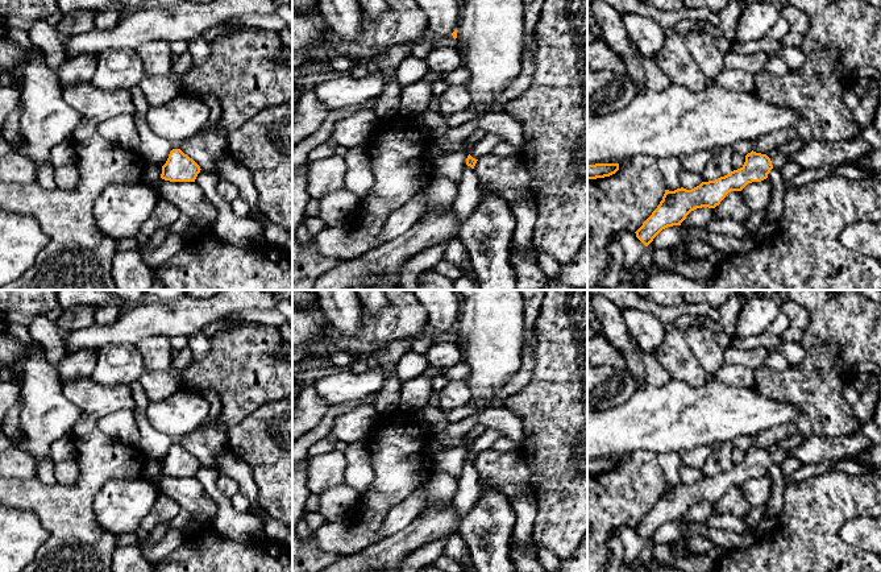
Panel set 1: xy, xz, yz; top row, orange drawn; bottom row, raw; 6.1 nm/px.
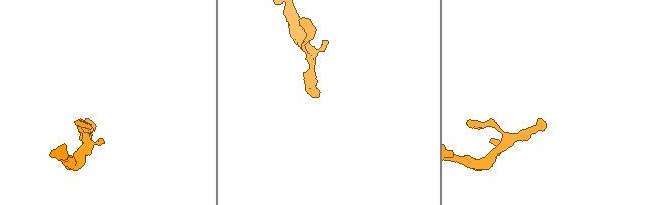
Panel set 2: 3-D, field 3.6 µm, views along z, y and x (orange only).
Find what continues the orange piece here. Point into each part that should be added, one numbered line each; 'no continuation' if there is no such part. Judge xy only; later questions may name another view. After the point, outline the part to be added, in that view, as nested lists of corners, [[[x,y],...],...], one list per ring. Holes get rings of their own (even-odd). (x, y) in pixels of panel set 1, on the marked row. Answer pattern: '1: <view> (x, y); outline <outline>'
no continuation

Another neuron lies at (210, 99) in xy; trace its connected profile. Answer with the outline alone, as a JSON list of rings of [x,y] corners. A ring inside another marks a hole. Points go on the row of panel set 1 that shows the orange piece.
[[[205,94],[203,100],[209,108],[208,125],[217,130],[221,117],[221,105],[213,94]]]

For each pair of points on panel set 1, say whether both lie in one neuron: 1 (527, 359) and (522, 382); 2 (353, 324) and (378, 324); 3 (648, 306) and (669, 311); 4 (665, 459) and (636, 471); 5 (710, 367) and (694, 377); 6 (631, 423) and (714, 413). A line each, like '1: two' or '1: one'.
1: one
2: two
3: one
4: two
5: two
6: one

